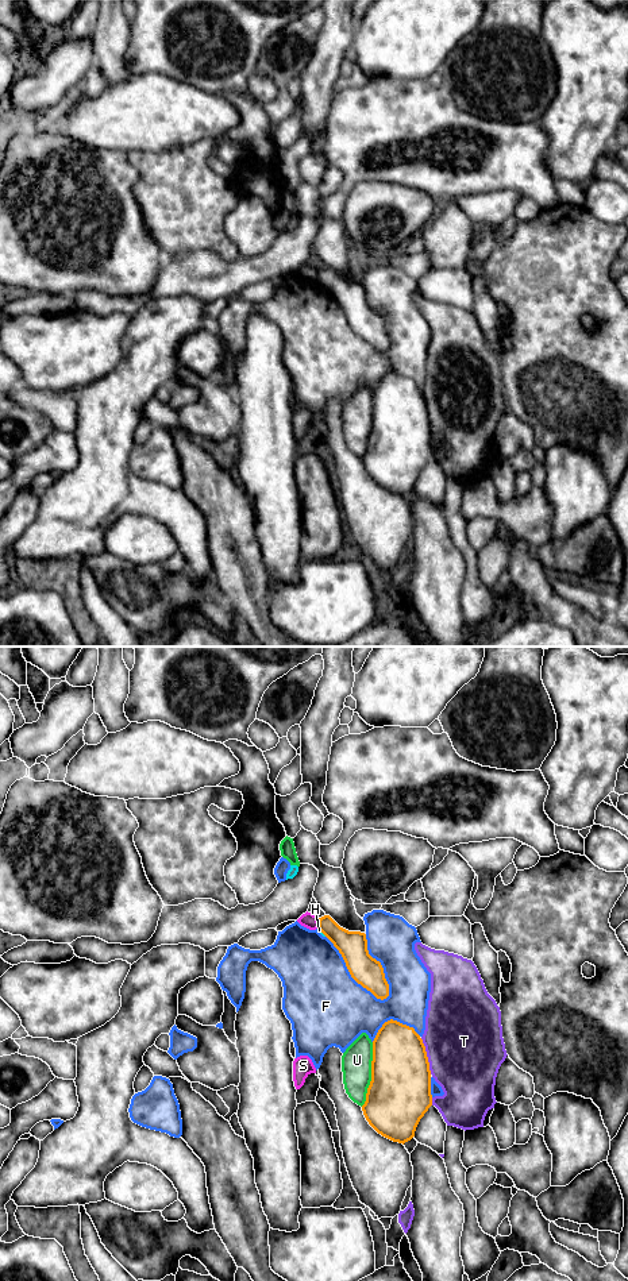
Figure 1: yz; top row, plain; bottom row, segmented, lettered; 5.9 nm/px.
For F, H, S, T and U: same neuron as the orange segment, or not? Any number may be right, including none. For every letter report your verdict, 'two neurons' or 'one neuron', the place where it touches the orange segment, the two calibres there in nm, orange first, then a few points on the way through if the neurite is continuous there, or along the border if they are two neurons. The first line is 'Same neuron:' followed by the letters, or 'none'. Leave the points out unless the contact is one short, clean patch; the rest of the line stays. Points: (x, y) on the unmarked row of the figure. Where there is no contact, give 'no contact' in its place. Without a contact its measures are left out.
Same neuron: none
F: two neurons | yz (350, 325) | 180/460 nm
H: two neurons | yz (323, 285) | 180/20 nm | along yz (319, 281), (326, 288)
S: two neurons | yz (319, 276) | 180/90 nm
T: two neurons | yz (426, 408) | 360/460 nm
U: two neurons | yz (372, 427) | 380/180 nm

